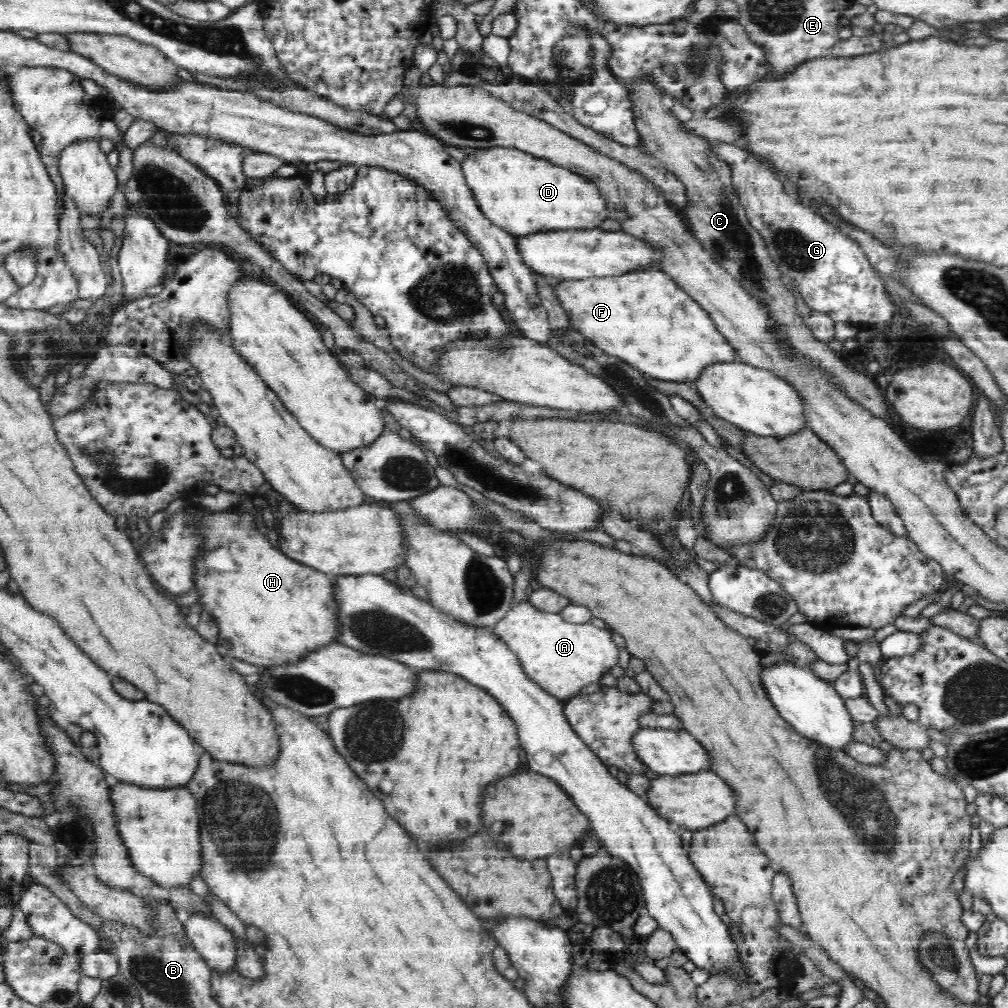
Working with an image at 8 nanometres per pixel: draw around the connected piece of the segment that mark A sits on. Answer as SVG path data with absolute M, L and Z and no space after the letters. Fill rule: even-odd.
M528 597L518 604L514 603L506 616L496 622L492 629L493 633L516 654L524 673L545 692L563 702L579 695L582 688L587 685L599 684L600 678L604 676L605 672L608 673L610 668L618 664L618 656L620 656L619 646L612 642L610 632L598 630L592 624L568 622L559 613L542 611L532 605Z

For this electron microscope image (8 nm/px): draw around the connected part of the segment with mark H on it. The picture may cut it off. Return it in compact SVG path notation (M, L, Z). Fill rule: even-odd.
M238 505L235 507L224 509L219 513L212 514L210 516L210 520L208 520L208 530L207 530L207 538L206 545L203 546L203 549L199 550L199 556L195 558L195 586L196 592L199 594L198 601L203 608L203 612L208 612L215 618L215 621L218 622L219 625L219 638L218 643L215 645L218 648L218 652L222 654L222 656L228 656L226 658L226 662L233 658L238 658L238 660L243 660L244 662L249 662L250 664L255 664L260 667L269 667L276 665L285 665L288 663L293 663L298 659L301 659L304 655L307 655L309 652L320 648L321 646L326 646L326 644L330 644L330 642L336 642L336 636L338 636L338 621L337 621L337 610L335 603L335 598L332 599L333 592L333 584L334 576L330 576L328 574L324 574L324 572L320 572L315 568L312 568L310 565L306 566L298 562L296 559L290 558L288 555L280 552L279 549L276 549L272 544L268 541L267 536L262 534L260 530L256 527L256 522L254 521L254 513L240 513L238 511ZM220 548L228 548L228 552L230 552L233 557L236 566L238 566L237 572L216 572L216 570L207 570L203 567L203 559L210 553L216 552L216 550L220 550Z

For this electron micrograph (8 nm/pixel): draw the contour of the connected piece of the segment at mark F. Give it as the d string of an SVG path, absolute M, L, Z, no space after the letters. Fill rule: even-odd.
M660 269L628 273L624 274L624 278L590 277L576 281L561 280L553 289L560 306L570 316L571 326L576 332L582 333L587 340L592 340L605 354L626 358L628 364L652 378L670 382L694 381L706 370L704 366L738 361L739 352L736 352L736 348L719 333L711 315Z

